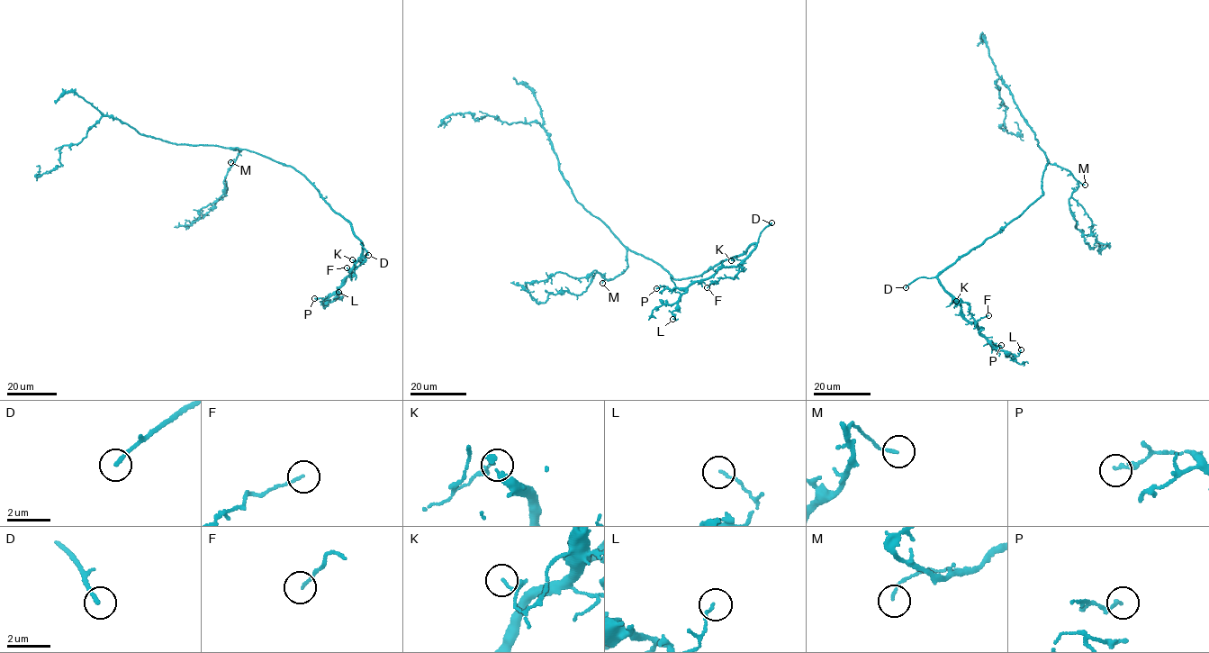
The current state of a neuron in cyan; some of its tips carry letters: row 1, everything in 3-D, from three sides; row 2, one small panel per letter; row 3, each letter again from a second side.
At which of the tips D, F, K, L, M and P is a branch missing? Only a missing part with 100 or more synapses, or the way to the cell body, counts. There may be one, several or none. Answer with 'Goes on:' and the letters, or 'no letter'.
Goes on: D

